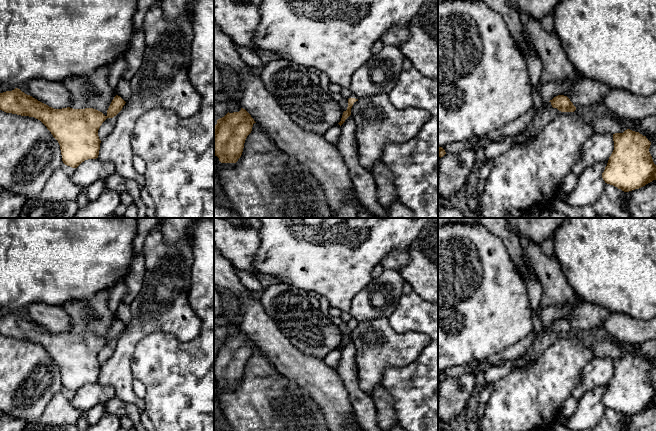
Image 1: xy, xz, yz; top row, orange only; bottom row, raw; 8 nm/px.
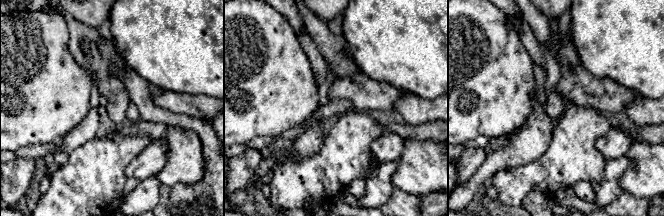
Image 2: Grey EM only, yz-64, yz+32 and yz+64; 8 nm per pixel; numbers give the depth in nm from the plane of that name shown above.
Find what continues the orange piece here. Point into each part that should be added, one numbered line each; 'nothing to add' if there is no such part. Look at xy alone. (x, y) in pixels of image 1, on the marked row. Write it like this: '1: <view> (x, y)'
nothing to add

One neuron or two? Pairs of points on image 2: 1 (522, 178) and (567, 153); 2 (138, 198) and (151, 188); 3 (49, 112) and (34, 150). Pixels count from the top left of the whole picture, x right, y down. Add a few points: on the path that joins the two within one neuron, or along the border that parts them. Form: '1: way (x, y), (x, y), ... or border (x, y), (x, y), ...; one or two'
1: way (533, 176), (545, 175), (556, 164); one
2: way (141, 198), (148, 191); one
3: border (52, 142), (29, 144), (21, 146), (15, 151); two

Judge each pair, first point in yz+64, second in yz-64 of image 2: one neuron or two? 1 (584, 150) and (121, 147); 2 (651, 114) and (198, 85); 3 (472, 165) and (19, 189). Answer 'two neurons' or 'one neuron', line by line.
1: one neuron
2: two neurons
3: one neuron

